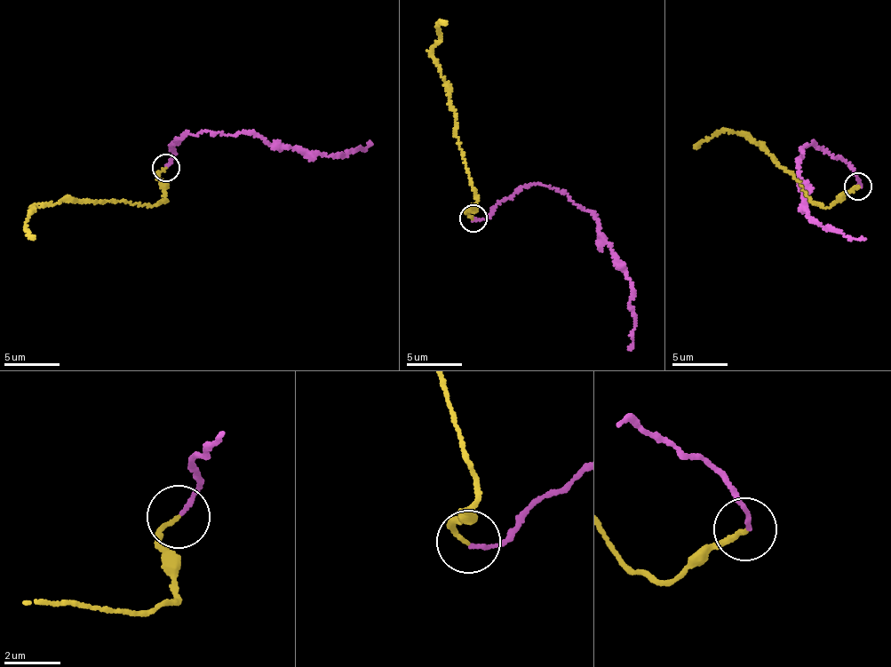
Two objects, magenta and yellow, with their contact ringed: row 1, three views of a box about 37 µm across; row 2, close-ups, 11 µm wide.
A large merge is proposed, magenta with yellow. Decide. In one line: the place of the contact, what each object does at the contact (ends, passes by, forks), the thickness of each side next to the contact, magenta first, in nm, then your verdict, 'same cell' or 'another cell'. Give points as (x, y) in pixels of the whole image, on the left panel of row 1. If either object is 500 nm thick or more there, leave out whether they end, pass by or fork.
place (166, 167); magenta ends; yellow ends; calibres 130 and 150 nm; same cell

